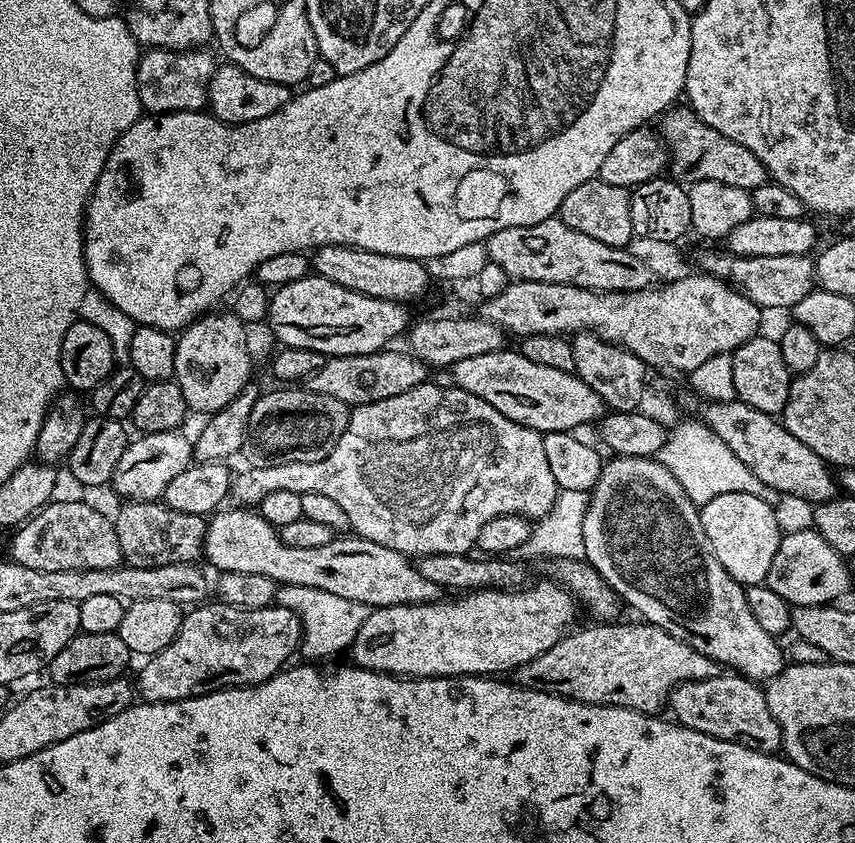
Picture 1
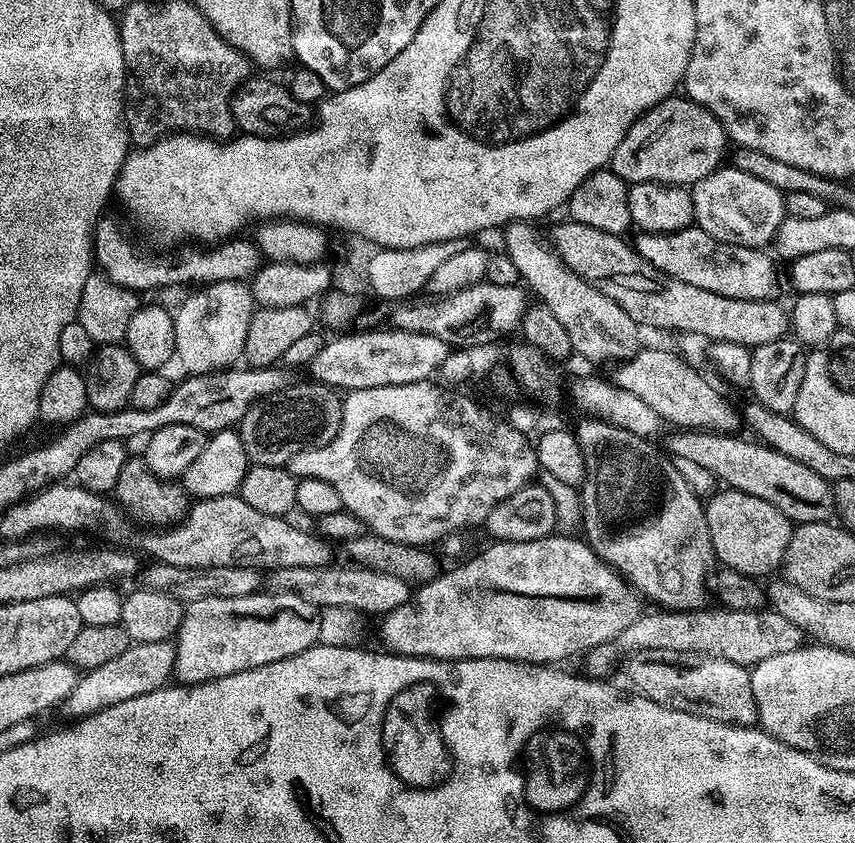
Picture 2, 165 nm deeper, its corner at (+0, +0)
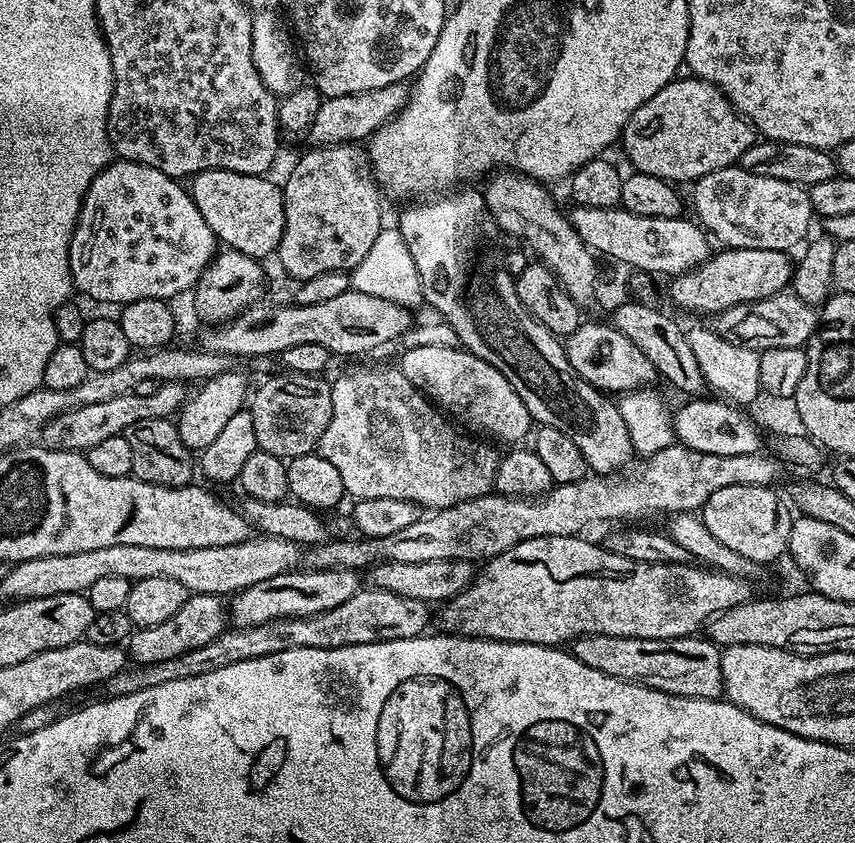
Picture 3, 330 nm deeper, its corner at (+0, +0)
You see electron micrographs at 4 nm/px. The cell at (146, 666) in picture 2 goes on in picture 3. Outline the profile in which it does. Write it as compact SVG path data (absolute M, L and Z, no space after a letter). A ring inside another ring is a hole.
M210 594L189 595L184 603L166 622L158 622L158 626L136 628L126 641L126 652L132 656L137 665L166 662L166 658L178 658L178 654L186 654L190 650L198 650L198 646L206 646L226 628L226 604L221 597Z

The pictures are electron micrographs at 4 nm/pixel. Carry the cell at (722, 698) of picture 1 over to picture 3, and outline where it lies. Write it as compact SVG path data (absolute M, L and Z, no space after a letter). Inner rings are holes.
M590 634L571 641L570 651L574 658L578 658L578 662L583 662L593 670L602 670L602 674L610 674L610 678L641 684L675 696L718 700L724 696L721 649L711 640L700 638L693 634L669 640L643 640Z

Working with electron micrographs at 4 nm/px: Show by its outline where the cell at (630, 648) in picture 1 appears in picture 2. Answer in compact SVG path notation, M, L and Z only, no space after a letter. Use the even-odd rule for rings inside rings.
M701 606L690 612L677 612L675 610L652 610L649 614L642 614L638 622L627 627L614 643L605 644L602 655L606 659L615 661L616 648L620 654L637 652L638 650L678 650L679 652L696 652L699 656L717 656L726 658L726 662L734 662L738 666L751 669L753 664L766 662L766 658L775 658L777 654L790 654L790 650L805 647L806 633L794 622L782 618L782 614L771 610L730 610L719 606Z

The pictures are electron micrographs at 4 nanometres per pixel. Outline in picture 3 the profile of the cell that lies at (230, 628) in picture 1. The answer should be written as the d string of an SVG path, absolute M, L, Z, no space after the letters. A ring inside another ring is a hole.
M350 568L300 571L283 572L274 578L266 578L266 582L258 582L258 586L250 586L235 593L230 600L231 623L237 628L249 628L287 616L322 614L326 610L334 610L334 606L342 606L342 602L349 598L354 598L354 594L362 587L362 581L356 577L359 575Z

